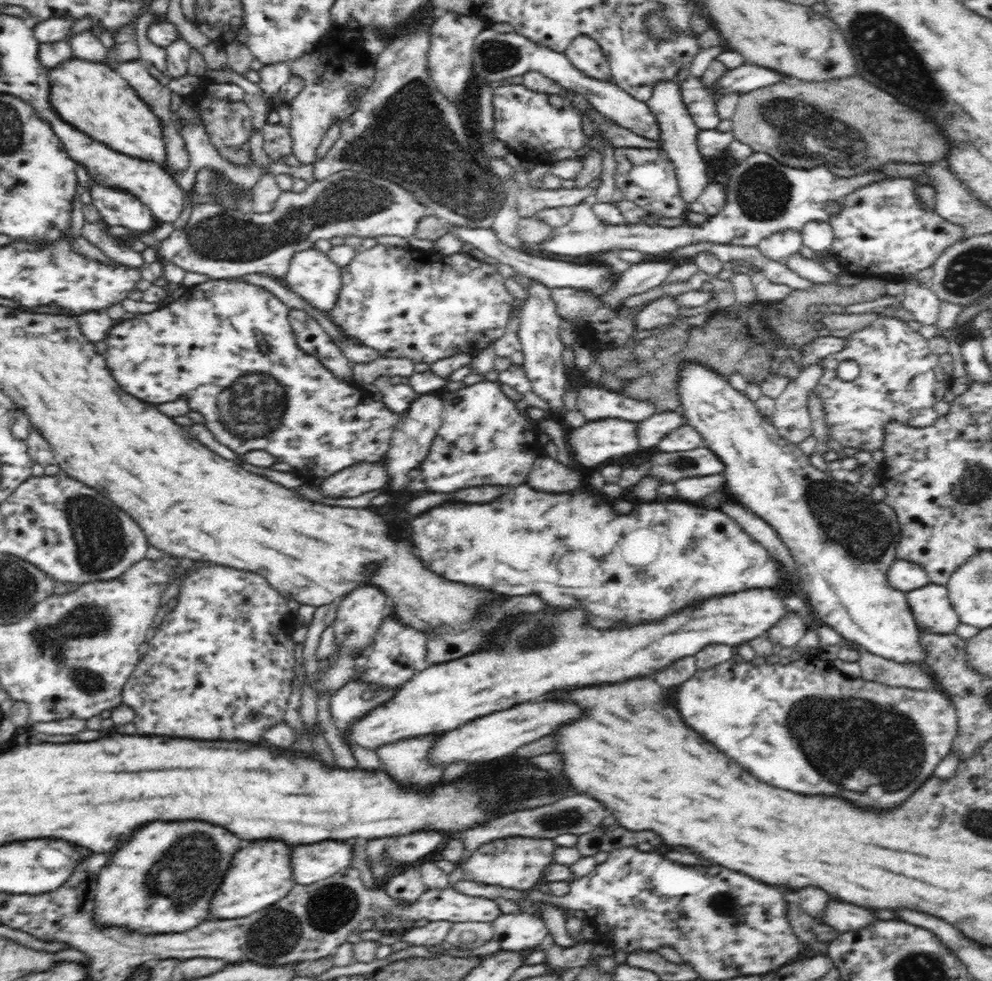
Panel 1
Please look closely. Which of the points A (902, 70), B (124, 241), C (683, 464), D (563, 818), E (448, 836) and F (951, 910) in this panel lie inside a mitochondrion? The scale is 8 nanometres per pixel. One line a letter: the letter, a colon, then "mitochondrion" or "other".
A: mitochondrion
B: other
C: mitochondrion
D: mitochondrion
E: other
F: other

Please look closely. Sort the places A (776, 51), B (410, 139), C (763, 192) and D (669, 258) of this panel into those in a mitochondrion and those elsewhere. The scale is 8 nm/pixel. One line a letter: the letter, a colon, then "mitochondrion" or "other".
A: other
B: mitochondrion
C: mitochondrion
D: other

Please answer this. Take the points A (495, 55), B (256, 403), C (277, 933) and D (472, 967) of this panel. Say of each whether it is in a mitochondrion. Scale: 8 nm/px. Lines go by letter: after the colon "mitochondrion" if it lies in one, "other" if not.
A: mitochondrion
B: mitochondrion
C: mitochondrion
D: other

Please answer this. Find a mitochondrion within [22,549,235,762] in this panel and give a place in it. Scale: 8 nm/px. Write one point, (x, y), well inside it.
(50, 641)

